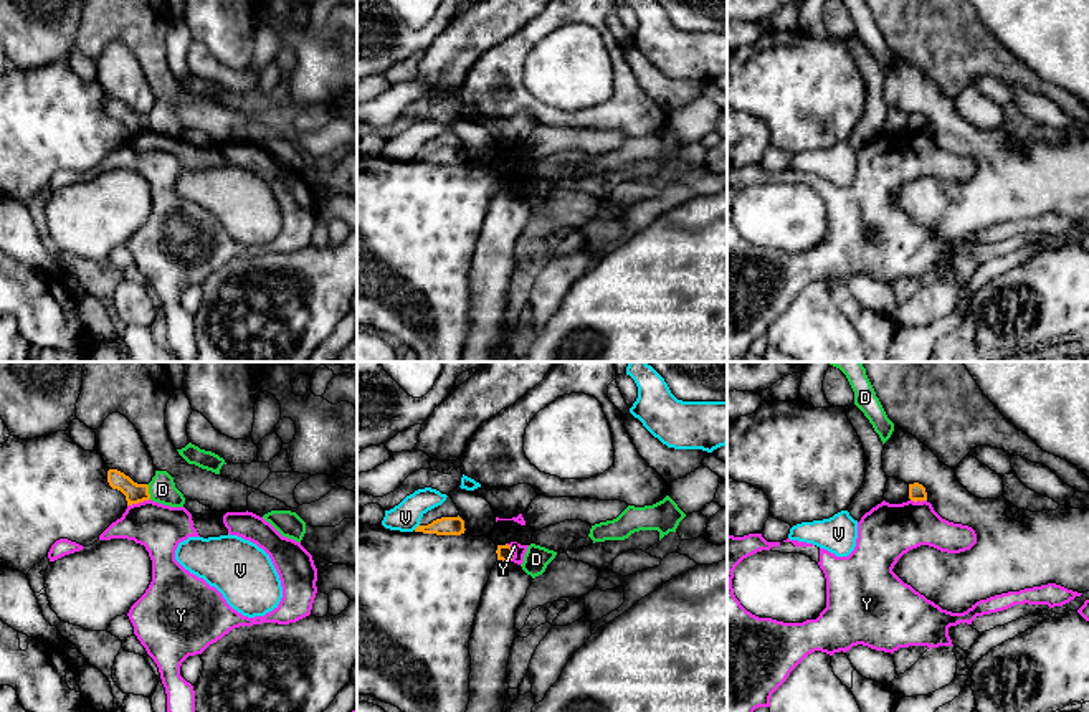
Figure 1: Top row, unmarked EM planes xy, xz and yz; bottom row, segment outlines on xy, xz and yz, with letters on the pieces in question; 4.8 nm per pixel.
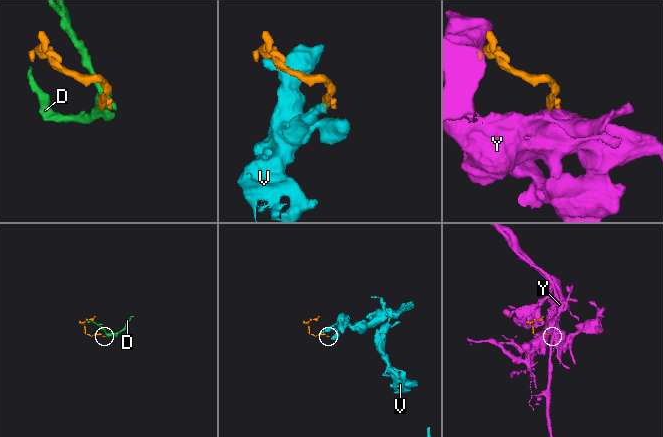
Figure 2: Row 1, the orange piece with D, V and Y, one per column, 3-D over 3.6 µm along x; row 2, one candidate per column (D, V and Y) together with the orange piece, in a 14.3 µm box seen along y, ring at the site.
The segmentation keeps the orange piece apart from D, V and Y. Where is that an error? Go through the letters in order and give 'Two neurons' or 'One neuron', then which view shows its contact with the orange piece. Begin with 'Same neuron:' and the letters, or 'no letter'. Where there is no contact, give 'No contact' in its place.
Same neuron: no letter
D: Two neurons. Touches orange in xy
V: Two neurons. Touches orange in xz
Y: Two neurons. Touches orange in xy

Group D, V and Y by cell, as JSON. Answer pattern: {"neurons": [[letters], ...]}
{"neurons": [["D"], ["V"], ["Y"]]}

